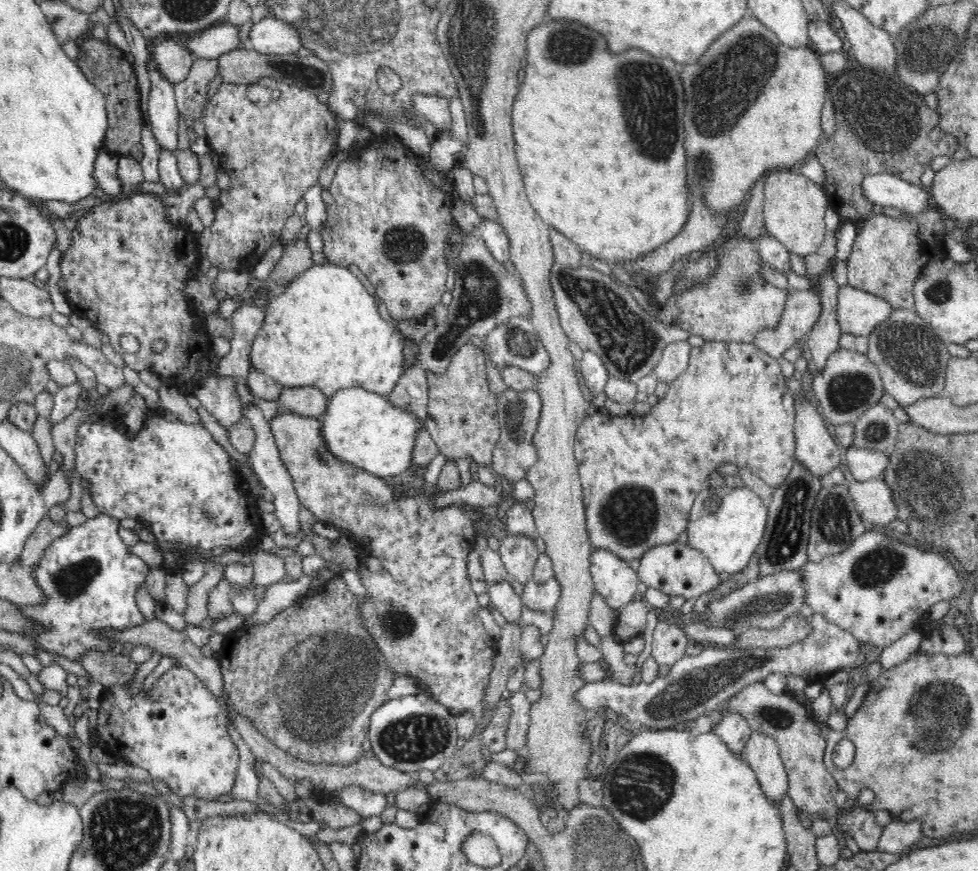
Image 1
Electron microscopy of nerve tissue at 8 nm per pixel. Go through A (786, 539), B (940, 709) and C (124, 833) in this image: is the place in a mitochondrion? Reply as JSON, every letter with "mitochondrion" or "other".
{"A":"mitochondrion","B":"mitochondrion","C":"mitochondrion"}

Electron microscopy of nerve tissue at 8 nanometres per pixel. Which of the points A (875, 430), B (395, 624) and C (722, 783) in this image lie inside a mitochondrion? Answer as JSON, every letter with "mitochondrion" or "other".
{"A":"mitochondrion","B":"mitochondrion","C":"other"}

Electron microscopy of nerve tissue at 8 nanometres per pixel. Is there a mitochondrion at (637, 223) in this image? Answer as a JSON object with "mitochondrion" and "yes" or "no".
{"mitochondrion":"no"}

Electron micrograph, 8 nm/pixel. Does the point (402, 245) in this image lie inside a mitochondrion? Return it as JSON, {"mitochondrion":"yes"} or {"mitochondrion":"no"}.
{"mitochondrion":"yes"}

